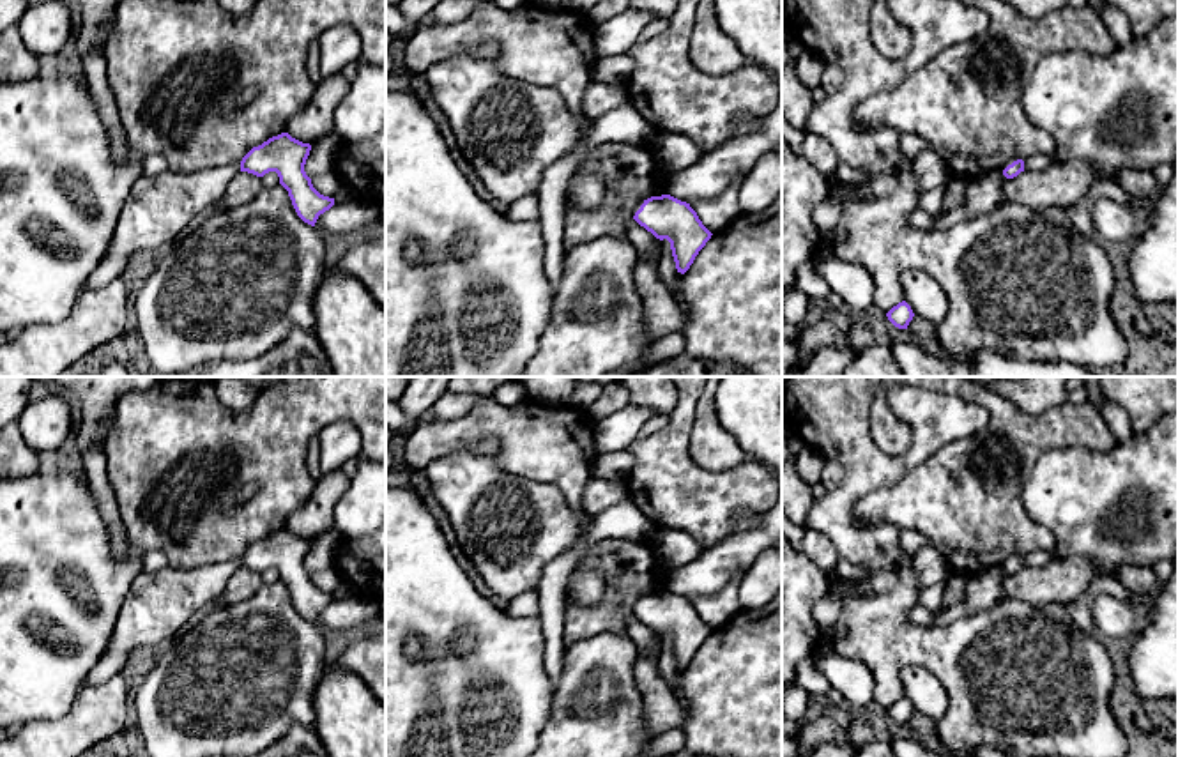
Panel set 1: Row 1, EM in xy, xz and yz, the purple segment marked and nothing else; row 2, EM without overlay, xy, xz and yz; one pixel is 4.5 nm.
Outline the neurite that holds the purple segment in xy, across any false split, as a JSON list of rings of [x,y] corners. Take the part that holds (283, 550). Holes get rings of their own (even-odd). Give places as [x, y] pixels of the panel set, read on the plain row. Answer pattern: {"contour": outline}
{"contour": [[[288,529],[269,534],[253,543],[241,557],[241,568],[264,573],[276,568],[279,580],[288,587],[297,612],[315,623],[320,610],[334,601],[334,594],[320,591],[304,568],[311,541],[292,534]]]}

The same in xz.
{"contour": [[[670,591],[644,596],[633,616],[656,635],[670,638],[676,665],[681,670],[690,665],[699,647],[713,631],[690,600]]]}

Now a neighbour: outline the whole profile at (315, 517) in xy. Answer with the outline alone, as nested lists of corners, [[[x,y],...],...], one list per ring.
[[[341,469],[322,472],[310,499],[288,516],[285,529],[310,541],[333,529],[333,511],[348,486],[350,478]]]

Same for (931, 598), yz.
[[[932,585],[923,589],[918,596],[920,605],[925,607],[929,612],[939,612],[943,603],[943,585]]]

